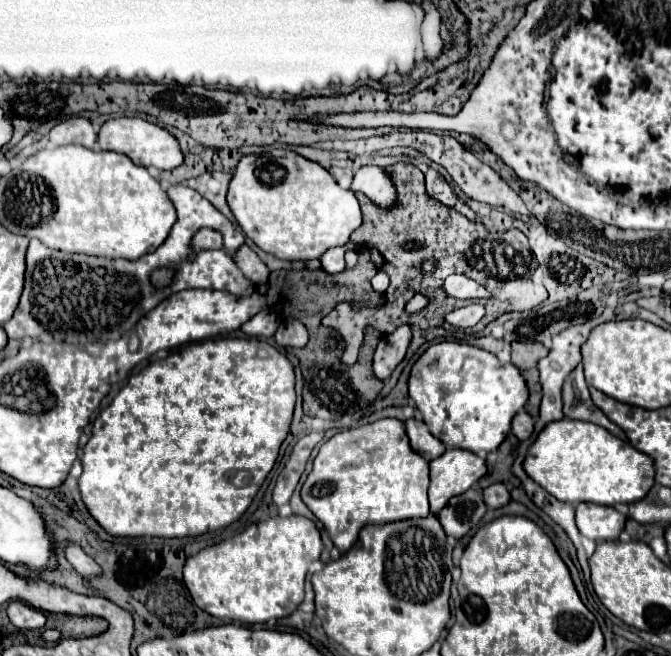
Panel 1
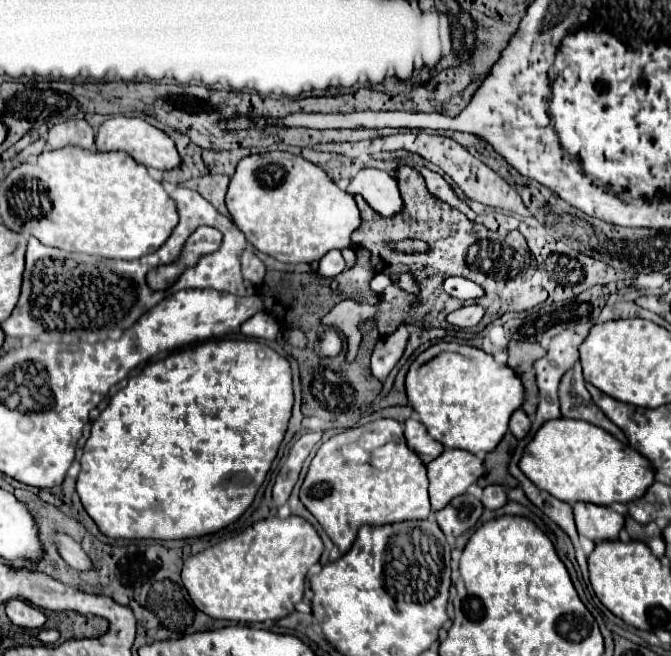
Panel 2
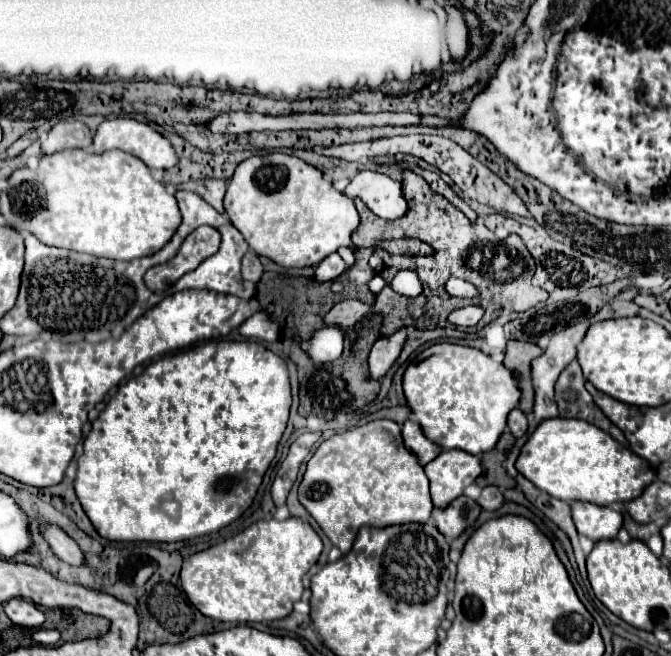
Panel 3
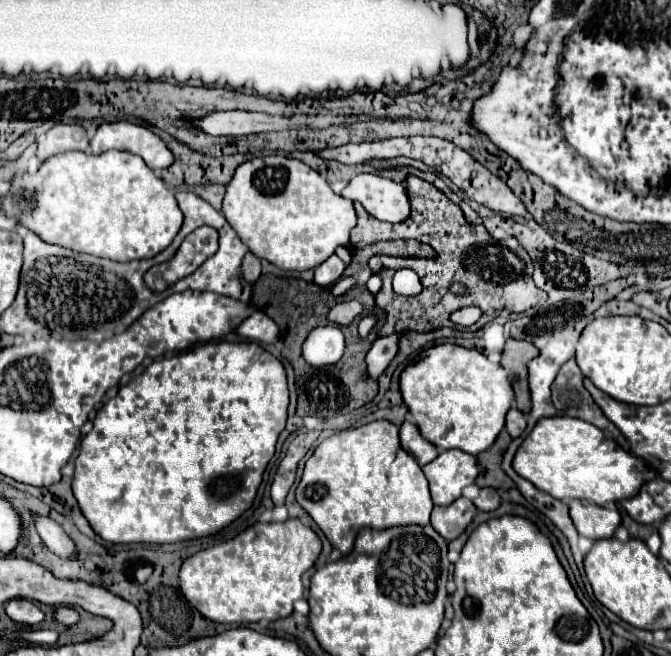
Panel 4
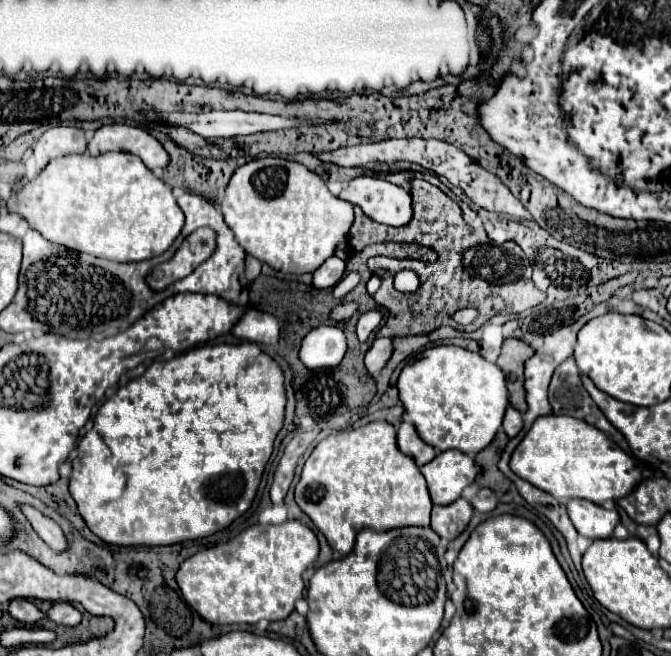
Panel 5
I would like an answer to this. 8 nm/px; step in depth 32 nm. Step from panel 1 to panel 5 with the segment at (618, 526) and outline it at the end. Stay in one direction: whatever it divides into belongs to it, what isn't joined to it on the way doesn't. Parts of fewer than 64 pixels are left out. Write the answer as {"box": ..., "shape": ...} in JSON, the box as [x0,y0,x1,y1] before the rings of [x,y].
{"box":[566,500,620,540],"shape":[[[570,500],[566,504],[570,520],[580,536],[586,536],[590,540],[596,538],[610,538],[614,526],[620,522],[620,516],[616,510],[606,510],[594,502],[588,500]]]}

